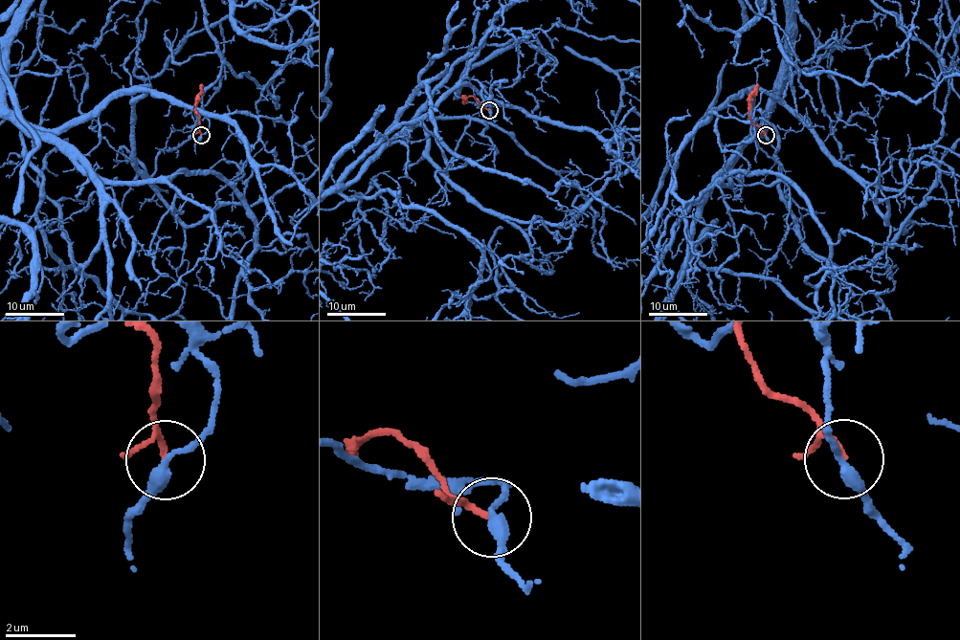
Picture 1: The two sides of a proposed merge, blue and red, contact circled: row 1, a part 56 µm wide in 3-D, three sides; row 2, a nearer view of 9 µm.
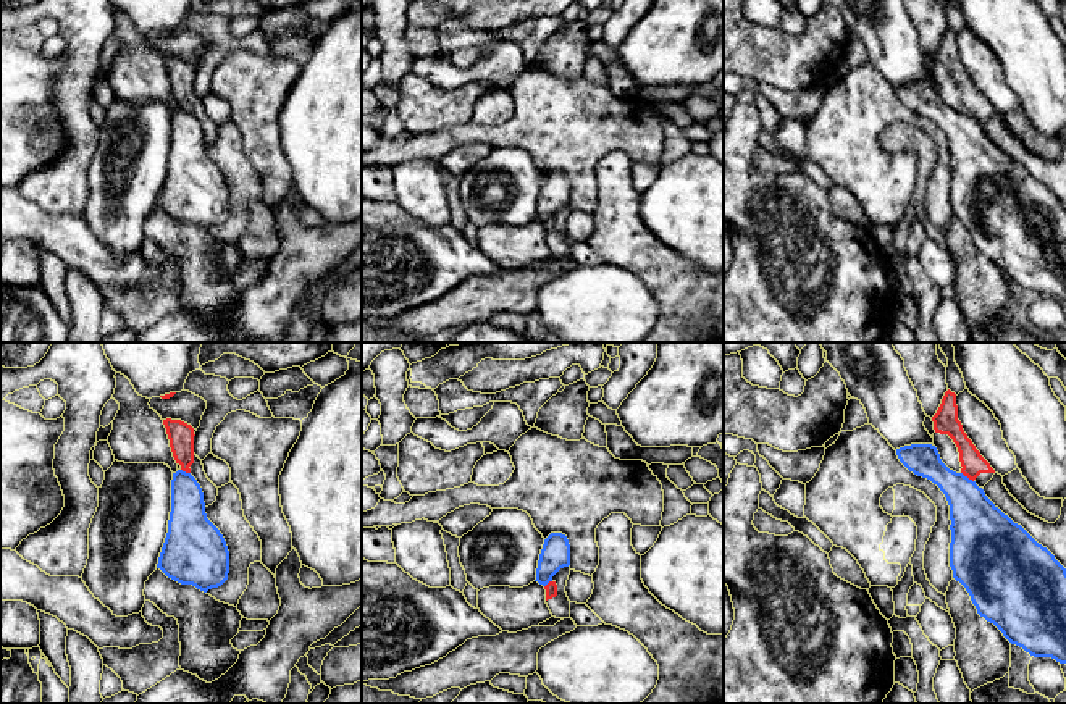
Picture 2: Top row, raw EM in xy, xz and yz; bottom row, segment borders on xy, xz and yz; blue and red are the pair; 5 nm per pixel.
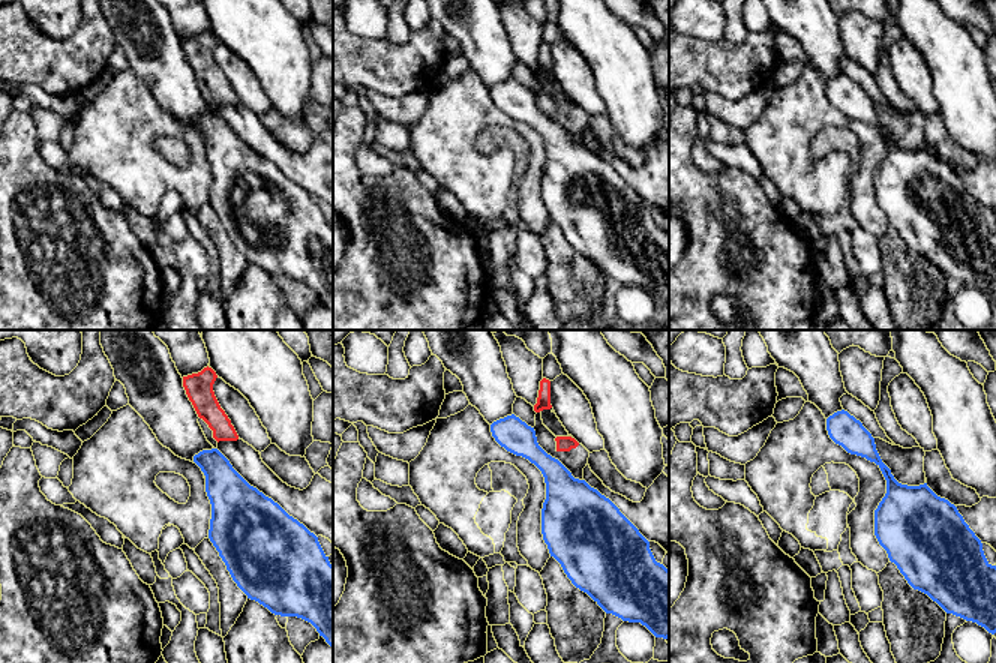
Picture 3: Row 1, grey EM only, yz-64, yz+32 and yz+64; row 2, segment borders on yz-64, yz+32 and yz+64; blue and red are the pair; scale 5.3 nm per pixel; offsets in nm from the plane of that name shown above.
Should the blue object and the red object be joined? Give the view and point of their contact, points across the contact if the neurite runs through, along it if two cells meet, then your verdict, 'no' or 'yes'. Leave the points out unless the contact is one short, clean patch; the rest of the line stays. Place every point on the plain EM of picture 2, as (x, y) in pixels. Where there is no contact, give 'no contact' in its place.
contact yz (966, 115); border yz (961, 110), (973, 120); no

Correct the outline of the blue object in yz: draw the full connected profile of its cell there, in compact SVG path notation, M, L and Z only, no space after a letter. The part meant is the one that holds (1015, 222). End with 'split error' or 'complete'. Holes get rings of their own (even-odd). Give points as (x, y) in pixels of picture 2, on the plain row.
M911 82L896 87L896 94L909 110L930 118L945 132L951 158L950 205L977 252L1030 294L1066 302L1066 207L1005 153L976 119L950 108L935 84Z; complete

